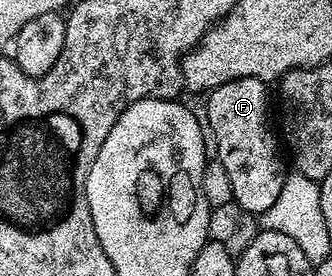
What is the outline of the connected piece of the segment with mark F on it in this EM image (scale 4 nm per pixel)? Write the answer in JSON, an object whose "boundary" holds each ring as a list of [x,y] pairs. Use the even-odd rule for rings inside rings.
{"boundary":[[[254,77],[235,79],[212,90],[205,105],[209,116],[207,129],[212,144],[213,141],[217,144],[215,157],[229,180],[232,200],[237,201],[243,211],[254,215],[268,214],[271,203],[279,199],[287,176],[287,161],[281,158],[283,149],[278,134],[269,130],[269,93],[265,89],[268,89],[266,82]]]}

